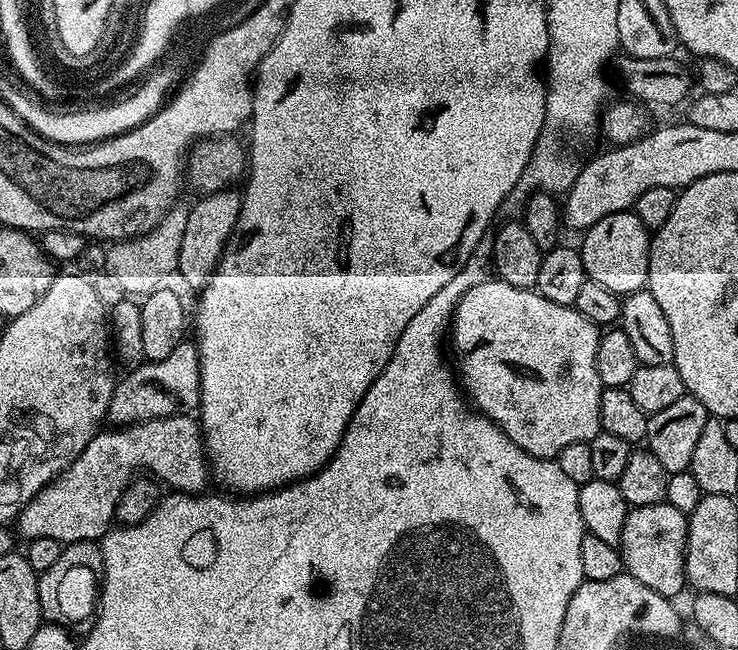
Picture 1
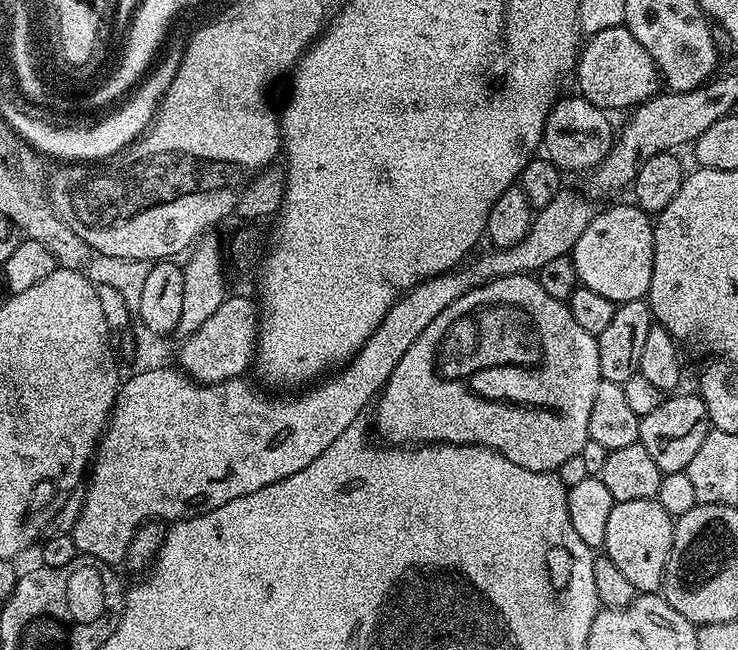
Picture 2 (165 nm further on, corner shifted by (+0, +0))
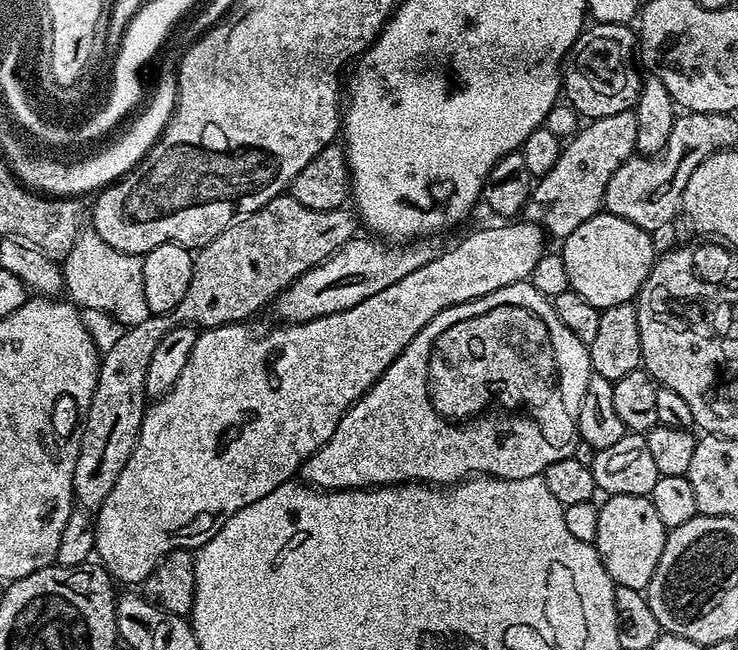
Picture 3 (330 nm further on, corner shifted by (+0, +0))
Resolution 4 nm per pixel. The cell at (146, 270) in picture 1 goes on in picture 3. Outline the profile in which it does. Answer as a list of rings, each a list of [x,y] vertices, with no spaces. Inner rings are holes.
[[[84,230],[74,242],[70,254],[64,257],[62,267],[64,292],[77,308],[106,310],[106,314],[130,328],[138,326],[138,322],[146,322],[150,313],[146,306],[144,262],[141,257],[114,250],[110,242],[102,242],[95,230]]]

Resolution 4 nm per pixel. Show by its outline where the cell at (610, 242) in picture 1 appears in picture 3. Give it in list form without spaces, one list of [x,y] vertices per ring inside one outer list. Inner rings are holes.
[[[601,210],[594,218],[586,218],[574,234],[563,237],[564,248],[559,249],[560,257],[566,262],[569,289],[582,294],[590,306],[601,310],[635,301],[658,259],[652,240],[653,233],[609,212]]]

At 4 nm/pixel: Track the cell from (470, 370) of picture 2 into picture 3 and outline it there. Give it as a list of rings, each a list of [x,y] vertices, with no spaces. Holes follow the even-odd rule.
[[[531,282],[502,286],[494,290],[494,294],[450,306],[442,310],[442,314],[435,316],[416,335],[414,342],[410,342],[410,346],[406,346],[406,350],[402,350],[402,354],[394,358],[382,378],[372,384],[371,390],[361,400],[353,402],[350,410],[346,410],[346,414],[338,422],[338,430],[330,434],[330,442],[318,449],[305,464],[301,464],[299,475],[303,483],[321,490],[367,488],[405,482],[447,486],[458,484],[471,476],[497,476],[507,480],[539,476],[550,466],[554,466],[554,462],[562,462],[562,458],[570,456],[576,441],[580,439],[578,410],[582,410],[582,394],[586,394],[586,382],[590,382],[593,374],[587,344],[578,342],[578,338],[574,338],[574,334],[566,330],[566,326],[562,326],[549,297],[538,294]]]

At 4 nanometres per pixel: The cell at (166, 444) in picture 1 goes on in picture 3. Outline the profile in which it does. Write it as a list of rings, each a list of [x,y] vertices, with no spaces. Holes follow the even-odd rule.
[[[500,222],[497,228],[480,228],[477,232],[462,237],[453,248],[445,247],[438,258],[426,262],[426,266],[418,266],[418,270],[414,270],[414,274],[408,274],[392,286],[387,286],[378,294],[371,295],[370,298],[366,298],[365,301],[359,302],[356,306],[341,313],[314,318],[310,322],[302,322],[301,324],[284,324],[279,326],[280,328],[270,329],[269,332],[255,332],[254,329],[248,328],[252,326],[244,322],[203,329],[197,335],[194,350],[190,354],[190,359],[186,362],[186,367],[182,370],[182,375],[178,378],[176,385],[167,394],[153,399],[145,407],[138,442],[134,446],[122,474],[118,474],[118,482],[114,482],[114,490],[110,490],[110,494],[106,494],[106,502],[102,502],[100,511],[95,513],[95,559],[107,570],[113,581],[120,583],[121,580],[122,583],[128,584],[124,586],[140,586],[143,585],[144,579],[152,573],[154,566],[158,566],[158,562],[166,554],[179,548],[195,550],[206,542],[210,542],[210,538],[214,538],[214,534],[218,534],[218,530],[222,530],[222,526],[235,512],[250,506],[250,502],[258,502],[258,498],[266,498],[266,494],[270,494],[270,490],[289,483],[299,473],[301,464],[305,464],[318,449],[326,446],[326,442],[330,442],[330,434],[334,434],[334,430],[338,430],[338,422],[346,414],[346,410],[350,410],[353,402],[361,400],[371,390],[372,384],[378,382],[378,378],[382,378],[382,374],[394,362],[394,358],[398,358],[402,354],[402,350],[406,350],[406,346],[410,346],[410,342],[414,342],[416,335],[435,316],[442,314],[442,310],[477,300],[486,294],[494,294],[494,290],[498,290],[502,286],[525,283],[531,277],[534,266],[538,266],[538,258],[542,258],[545,254],[544,240],[546,241],[546,233],[539,224]]]

